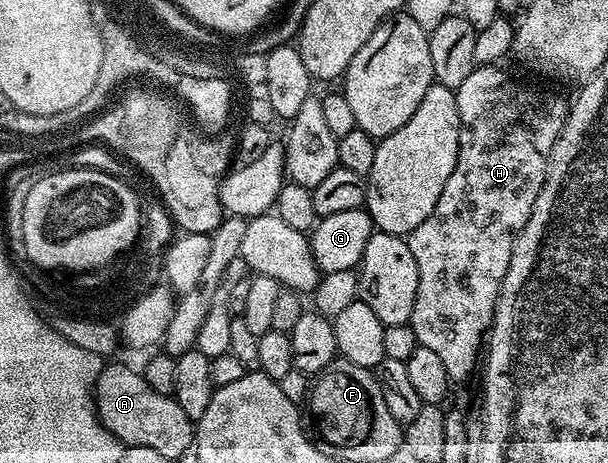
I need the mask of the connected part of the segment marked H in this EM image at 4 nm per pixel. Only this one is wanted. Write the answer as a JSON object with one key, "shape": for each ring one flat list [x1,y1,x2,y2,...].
{"shape":[[476,65,469,76,465,76,465,84,461,84,455,91,457,96,457,112,459,113,459,151,457,152,457,164,453,168,453,176,445,180,445,188,437,200,437,208,417,224,412,234,406,235,409,244,409,252,413,252,413,260,417,260,417,300,413,300,413,316,410,326,417,336,419,345,437,352,437,356,445,363,445,372,452,383,463,382,475,370,475,365,480,365,481,350,479,345,484,345,491,329,491,323,495,320,495,308,499,305,499,293,501,284,505,280,505,272,509,272,509,264,513,256,513,248,517,236,529,224,529,216,533,212,533,204,537,204,537,196,547,179,547,164,551,156,551,150,555,141,561,136,563,125,567,119,569,109,568,99,558,98,555,94,546,94,543,90,530,90,519,82,514,82,505,71,499,70,498,65,489,66]]}

